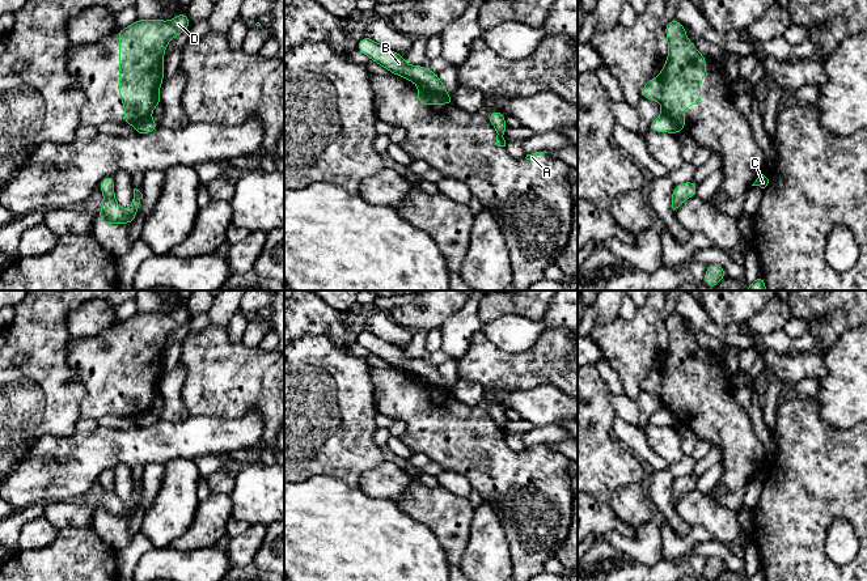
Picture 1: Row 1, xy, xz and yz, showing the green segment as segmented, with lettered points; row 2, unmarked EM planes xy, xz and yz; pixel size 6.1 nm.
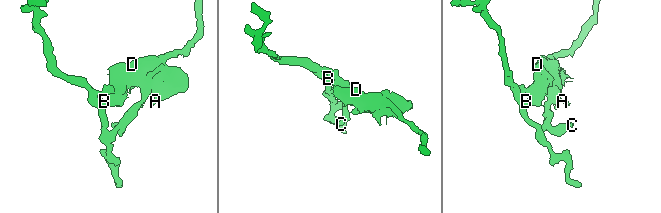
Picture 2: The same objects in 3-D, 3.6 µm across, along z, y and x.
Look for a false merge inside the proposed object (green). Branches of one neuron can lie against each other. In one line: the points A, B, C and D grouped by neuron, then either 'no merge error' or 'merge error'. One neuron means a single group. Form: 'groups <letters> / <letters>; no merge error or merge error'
groups A D / B C; merge error

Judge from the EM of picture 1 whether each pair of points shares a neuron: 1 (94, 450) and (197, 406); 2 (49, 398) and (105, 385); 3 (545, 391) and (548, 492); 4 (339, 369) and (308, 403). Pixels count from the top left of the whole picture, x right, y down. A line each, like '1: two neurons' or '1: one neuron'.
1: two neurons
2: two neurons
3: two neurons
4: one neuron

